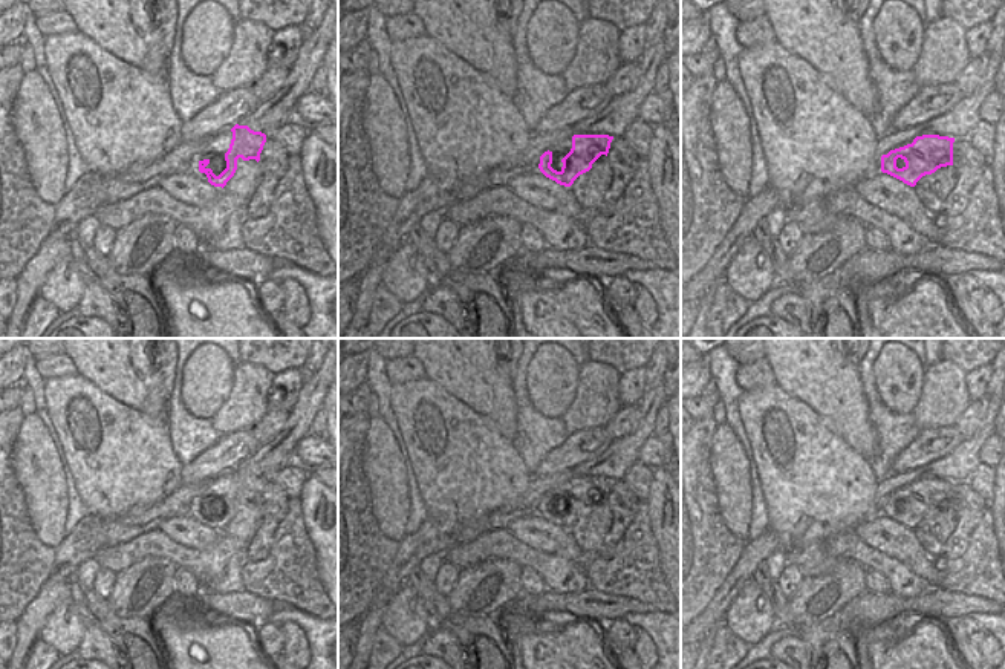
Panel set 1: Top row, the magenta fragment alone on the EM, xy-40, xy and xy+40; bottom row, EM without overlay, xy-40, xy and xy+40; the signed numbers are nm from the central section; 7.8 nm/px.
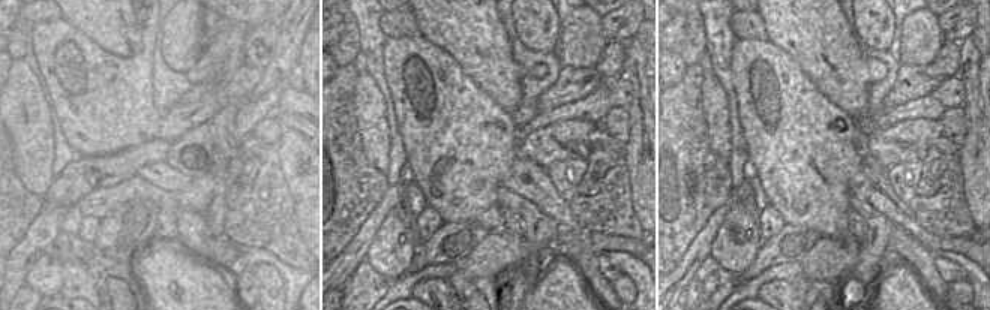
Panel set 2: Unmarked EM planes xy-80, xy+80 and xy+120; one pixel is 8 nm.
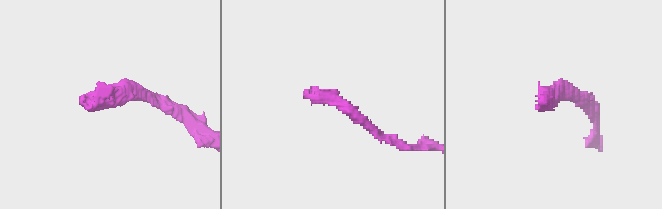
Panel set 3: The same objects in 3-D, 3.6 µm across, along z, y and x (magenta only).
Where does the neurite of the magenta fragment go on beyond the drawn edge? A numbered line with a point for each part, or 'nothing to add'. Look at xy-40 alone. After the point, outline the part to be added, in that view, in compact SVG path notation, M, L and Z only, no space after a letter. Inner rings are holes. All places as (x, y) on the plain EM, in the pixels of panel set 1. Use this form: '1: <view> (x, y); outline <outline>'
1: xy-40 (214, 490); outline M231 472L222 473L214 479L207 481L202 487L202 491L193 498L188 516L210 527L207 517L199 514L199 505L208 502L210 507L205 511L211 511L213 516L219 519L226 511L225 496L229 491L231 482Z

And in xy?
1: xy (562, 492); outline M572 478L574 479L574 478ZM572 479L555 487L554 490L549 490L548 493L552 496L552 507L551 510L557 514L561 514L563 505L561 502L571 494L572 491ZM546 493L546 494L548 494Z

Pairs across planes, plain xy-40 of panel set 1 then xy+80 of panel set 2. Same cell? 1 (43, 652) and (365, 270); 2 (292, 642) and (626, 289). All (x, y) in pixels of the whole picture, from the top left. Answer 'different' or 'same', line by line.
1: same
2: same

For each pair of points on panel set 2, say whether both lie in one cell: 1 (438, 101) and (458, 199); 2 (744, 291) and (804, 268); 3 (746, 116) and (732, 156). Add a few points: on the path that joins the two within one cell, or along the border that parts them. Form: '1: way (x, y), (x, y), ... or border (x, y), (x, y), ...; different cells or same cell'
1: way (447, 125), (458, 140), (458, 175); same cell
2: way (759, 279), (773, 273), (789, 273); same cell
3: border (729, 110), (738, 159), (743, 168); different cells

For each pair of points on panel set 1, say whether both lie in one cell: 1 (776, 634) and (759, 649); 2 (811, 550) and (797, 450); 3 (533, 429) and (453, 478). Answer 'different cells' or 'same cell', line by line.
1: same cell
2: same cell
3: different cells

